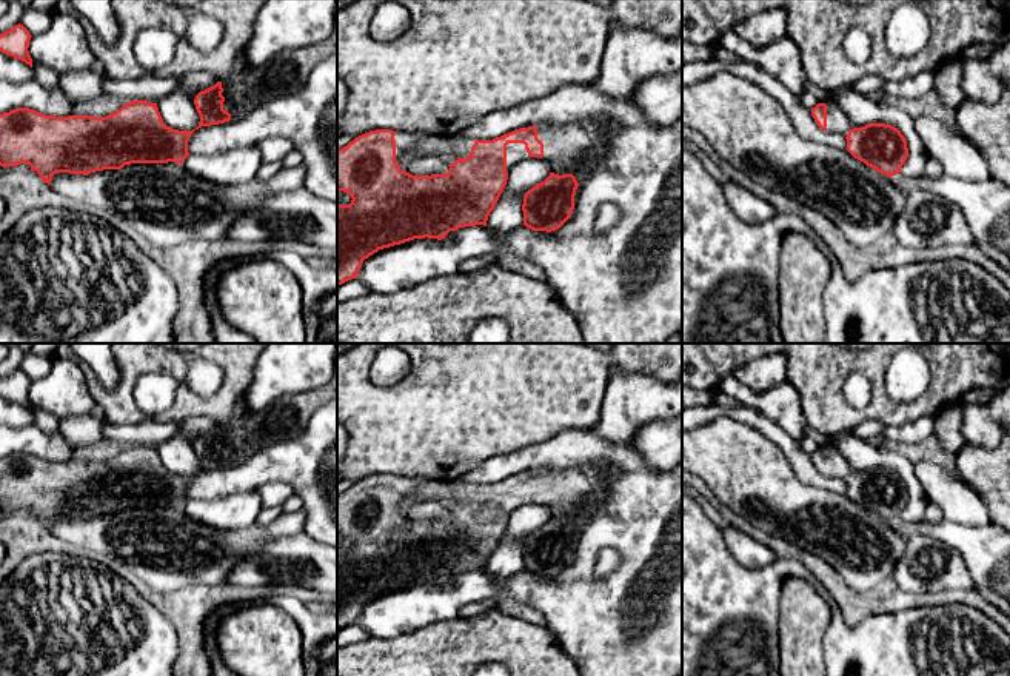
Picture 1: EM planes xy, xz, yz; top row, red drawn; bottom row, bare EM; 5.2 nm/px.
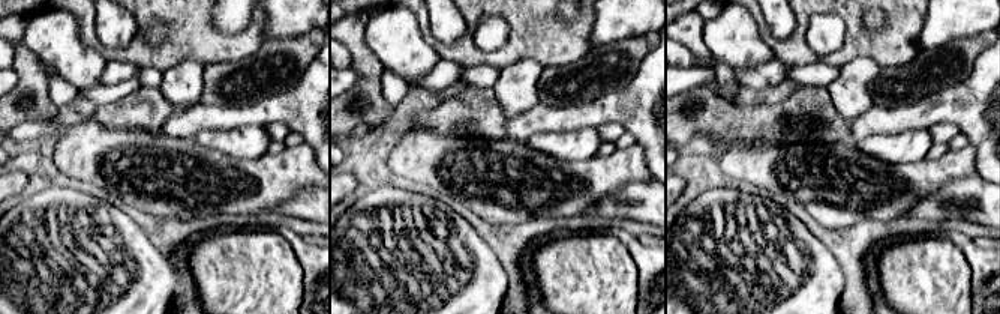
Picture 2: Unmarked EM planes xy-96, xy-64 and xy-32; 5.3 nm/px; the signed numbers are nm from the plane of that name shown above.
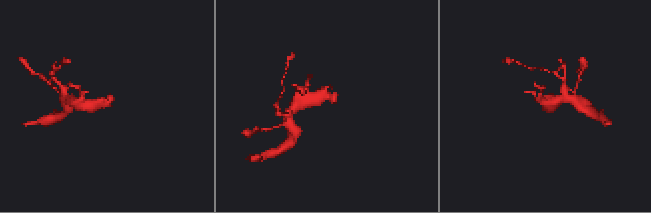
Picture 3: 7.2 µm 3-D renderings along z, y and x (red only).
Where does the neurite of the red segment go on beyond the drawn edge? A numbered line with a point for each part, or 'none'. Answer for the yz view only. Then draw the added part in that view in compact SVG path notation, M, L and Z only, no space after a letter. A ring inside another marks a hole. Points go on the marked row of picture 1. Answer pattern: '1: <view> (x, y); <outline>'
1: yz (838, 122); M827 102L824 103L827 105L827 131L847 137L848 131L854 126L851 125L845 112L838 105Z

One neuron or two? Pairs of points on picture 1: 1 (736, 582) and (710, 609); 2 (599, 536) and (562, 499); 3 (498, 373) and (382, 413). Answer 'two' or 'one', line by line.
1: one
2: two
3: one

